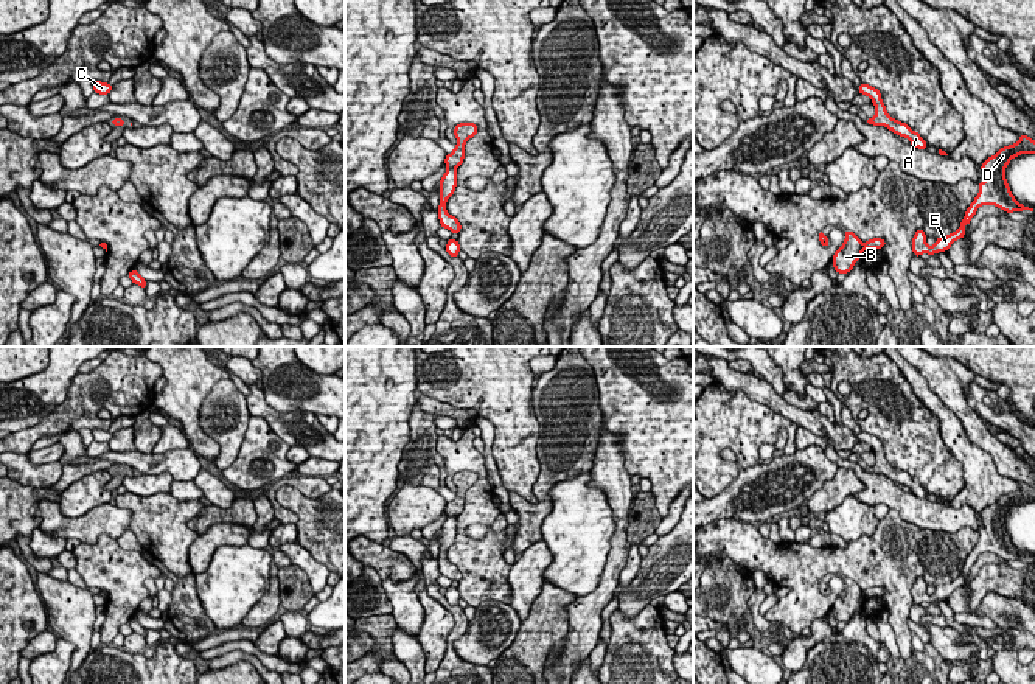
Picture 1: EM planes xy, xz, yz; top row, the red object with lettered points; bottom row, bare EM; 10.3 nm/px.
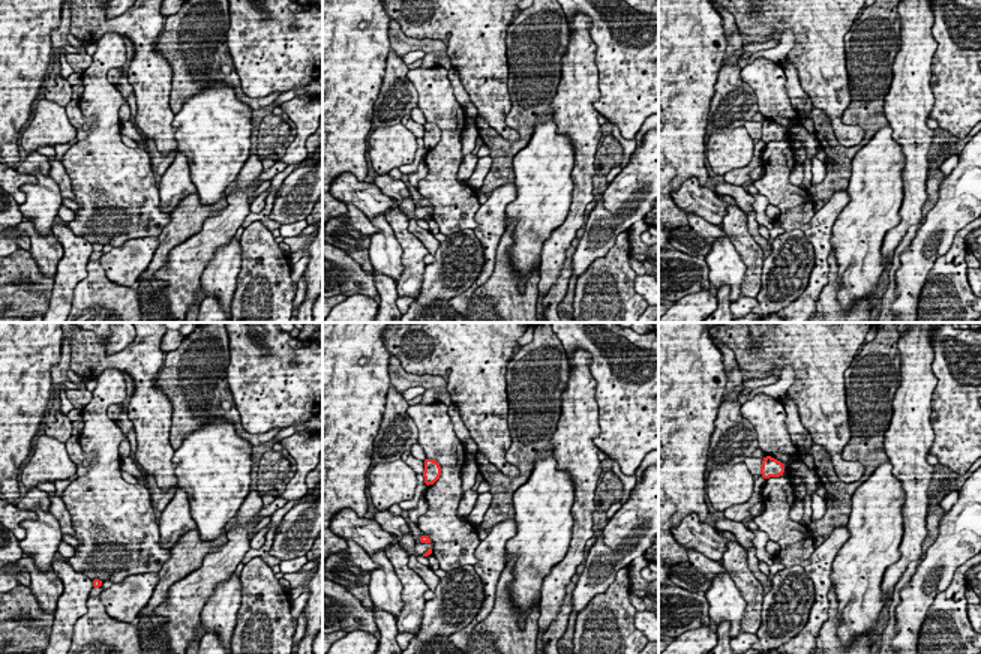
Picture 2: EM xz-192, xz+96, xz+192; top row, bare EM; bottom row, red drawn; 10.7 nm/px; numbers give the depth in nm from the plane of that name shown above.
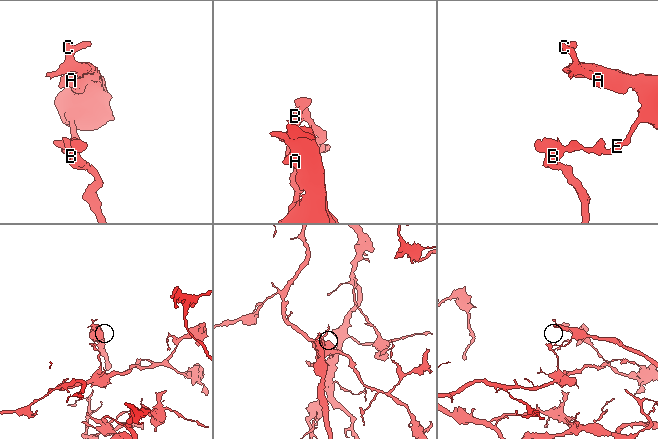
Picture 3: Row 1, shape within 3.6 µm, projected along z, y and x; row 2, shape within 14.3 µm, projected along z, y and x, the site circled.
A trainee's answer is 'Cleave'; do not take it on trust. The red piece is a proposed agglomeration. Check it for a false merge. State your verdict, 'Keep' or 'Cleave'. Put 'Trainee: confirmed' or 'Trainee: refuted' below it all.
Cleave
Trainee: confirmed

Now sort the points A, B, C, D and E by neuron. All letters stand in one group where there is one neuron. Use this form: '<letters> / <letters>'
A C D E / B

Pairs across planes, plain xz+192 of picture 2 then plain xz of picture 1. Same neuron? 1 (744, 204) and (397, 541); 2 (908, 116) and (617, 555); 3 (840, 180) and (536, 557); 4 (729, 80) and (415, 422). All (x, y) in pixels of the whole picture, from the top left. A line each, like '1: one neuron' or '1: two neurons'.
1: one neuron
2: one neuron
3: two neurons
4: one neuron

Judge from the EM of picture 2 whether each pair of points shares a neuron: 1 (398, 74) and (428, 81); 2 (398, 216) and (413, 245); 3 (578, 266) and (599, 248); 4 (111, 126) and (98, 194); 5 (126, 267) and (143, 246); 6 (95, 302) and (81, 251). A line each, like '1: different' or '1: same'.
1: different
2: same
3: same
4: same
5: same
6: different

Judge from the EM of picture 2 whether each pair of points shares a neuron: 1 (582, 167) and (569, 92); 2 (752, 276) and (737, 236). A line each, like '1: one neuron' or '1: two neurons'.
1: one neuron
2: one neuron

